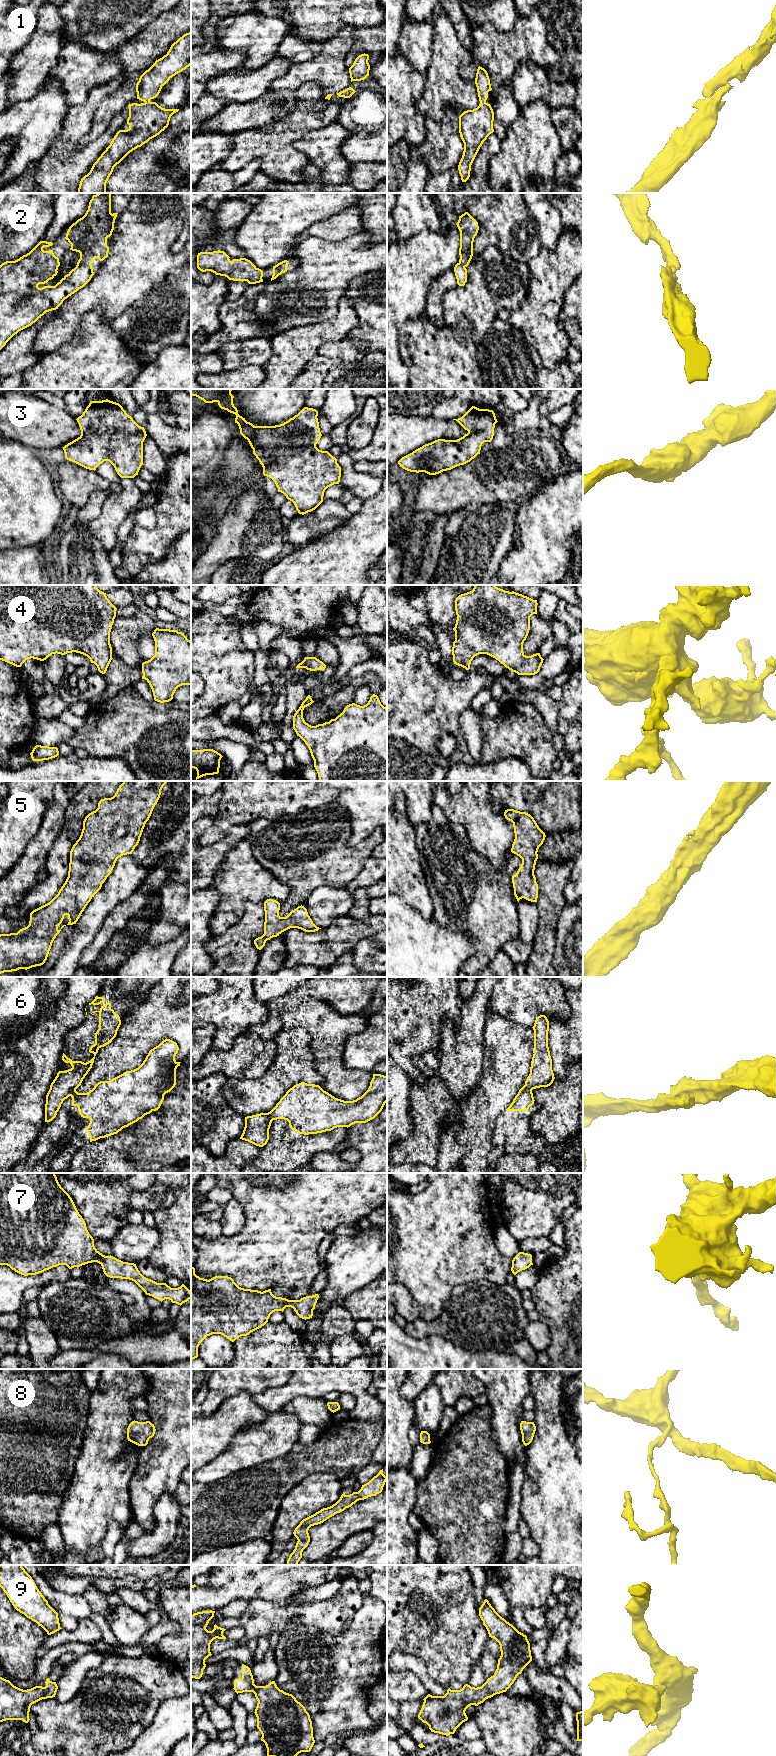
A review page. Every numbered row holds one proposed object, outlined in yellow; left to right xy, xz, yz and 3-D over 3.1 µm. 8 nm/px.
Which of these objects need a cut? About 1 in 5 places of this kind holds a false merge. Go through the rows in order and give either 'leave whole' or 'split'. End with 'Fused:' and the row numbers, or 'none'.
1: leave whole
2: leave whole
3: leave whole
4: leave whole
5: leave whole
6: split
7: leave whole
8: leave whole
9: leave whole
Fused: 6

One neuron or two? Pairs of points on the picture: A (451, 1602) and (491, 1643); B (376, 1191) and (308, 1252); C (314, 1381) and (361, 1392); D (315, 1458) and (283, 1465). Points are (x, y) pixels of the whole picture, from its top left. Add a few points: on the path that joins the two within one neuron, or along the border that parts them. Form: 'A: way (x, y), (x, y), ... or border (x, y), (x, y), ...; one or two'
A: border (489, 1637), (485, 1648); two
B: way (356, 1193), (316, 1232); one
C: way (326, 1381), (349, 1381); one
D: way (307, 1459), (297, 1465), (291, 1465); one

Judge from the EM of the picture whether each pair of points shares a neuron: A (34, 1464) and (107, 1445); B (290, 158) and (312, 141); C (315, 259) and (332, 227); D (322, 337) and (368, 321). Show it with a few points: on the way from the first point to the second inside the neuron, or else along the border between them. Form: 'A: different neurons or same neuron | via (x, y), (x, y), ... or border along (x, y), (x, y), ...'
A: different neurons | border along (85, 1429), (81, 1451), (76, 1461), (73, 1475)
B: different neurons | border along (310, 130), (293, 143), (309, 162)
C: different neurons | border along (349, 236), (340, 240), (307, 237), (303, 241)
D: different neurons | border along (350, 303), (357, 316), (357, 324), (346, 338)

